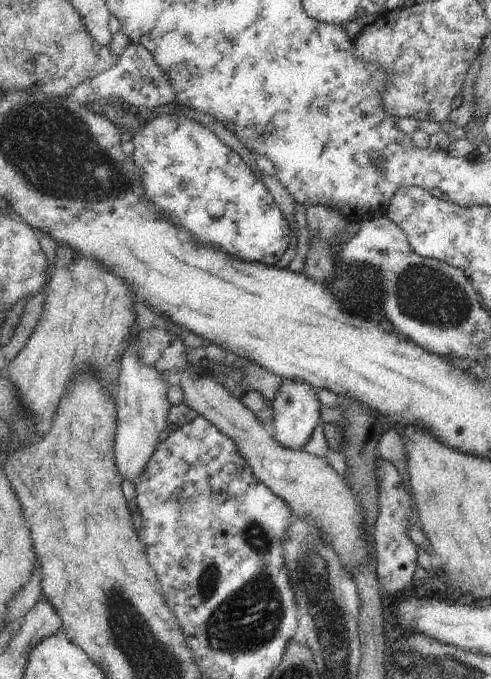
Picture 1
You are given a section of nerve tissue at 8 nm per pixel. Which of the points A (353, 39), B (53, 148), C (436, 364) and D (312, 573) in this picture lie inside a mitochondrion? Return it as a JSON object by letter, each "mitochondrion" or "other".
{"A":"other","B":"mitochondrion","C":"other","D":"mitochondrion"}

